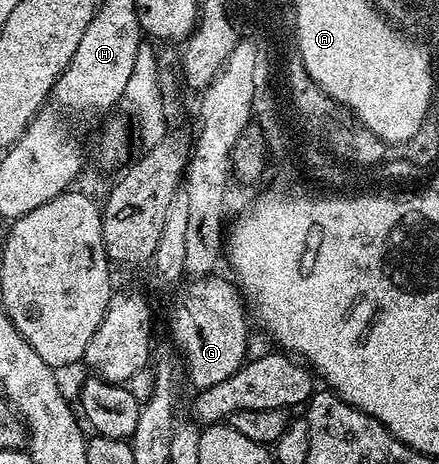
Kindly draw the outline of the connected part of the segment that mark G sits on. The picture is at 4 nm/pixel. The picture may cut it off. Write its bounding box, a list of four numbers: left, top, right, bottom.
[169,273,248,389]

